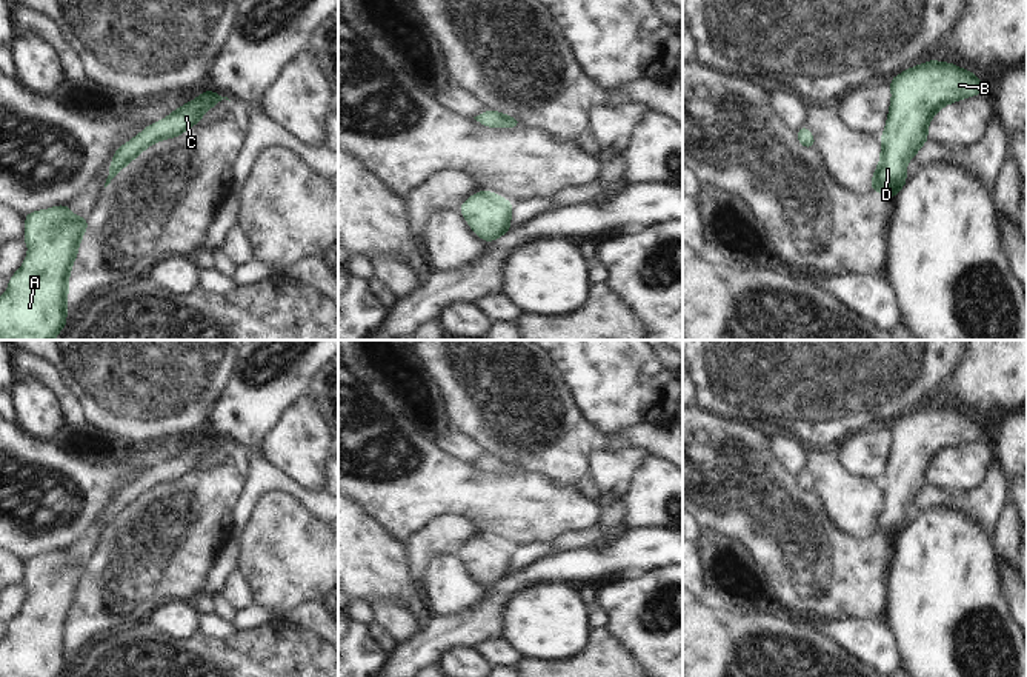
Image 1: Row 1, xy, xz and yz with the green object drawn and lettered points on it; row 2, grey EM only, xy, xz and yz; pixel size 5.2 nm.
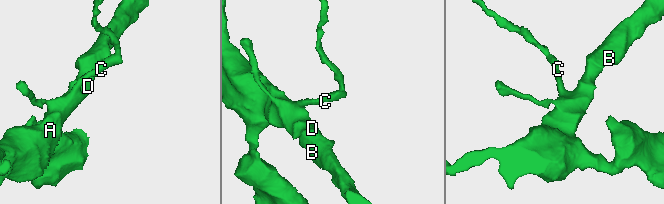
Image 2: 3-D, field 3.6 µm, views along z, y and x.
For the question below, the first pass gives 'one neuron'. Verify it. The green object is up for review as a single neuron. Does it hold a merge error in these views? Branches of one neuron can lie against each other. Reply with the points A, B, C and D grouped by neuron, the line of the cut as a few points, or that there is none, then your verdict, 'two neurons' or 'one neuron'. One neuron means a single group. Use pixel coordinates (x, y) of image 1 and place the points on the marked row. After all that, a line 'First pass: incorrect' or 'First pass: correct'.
groups A B C D; cut none; one neuron
First pass: correct

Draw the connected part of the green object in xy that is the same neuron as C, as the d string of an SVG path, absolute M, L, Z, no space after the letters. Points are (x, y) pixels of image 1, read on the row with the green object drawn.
M208 89L200 94L198 98L186 103L183 108L177 108L168 118L146 126L141 134L117 149L109 166L109 175L105 188L123 169L125 165L132 162L151 143L178 137L186 129L192 128L211 106L218 105L223 98L229 100L228 97L221 97L220 94Z

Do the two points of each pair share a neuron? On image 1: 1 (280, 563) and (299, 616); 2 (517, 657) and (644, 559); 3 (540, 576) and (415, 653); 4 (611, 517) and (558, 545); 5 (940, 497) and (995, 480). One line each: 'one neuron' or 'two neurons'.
1: two neurons
2: two neurons
3: one neuron
4: one neuron
5: one neuron

